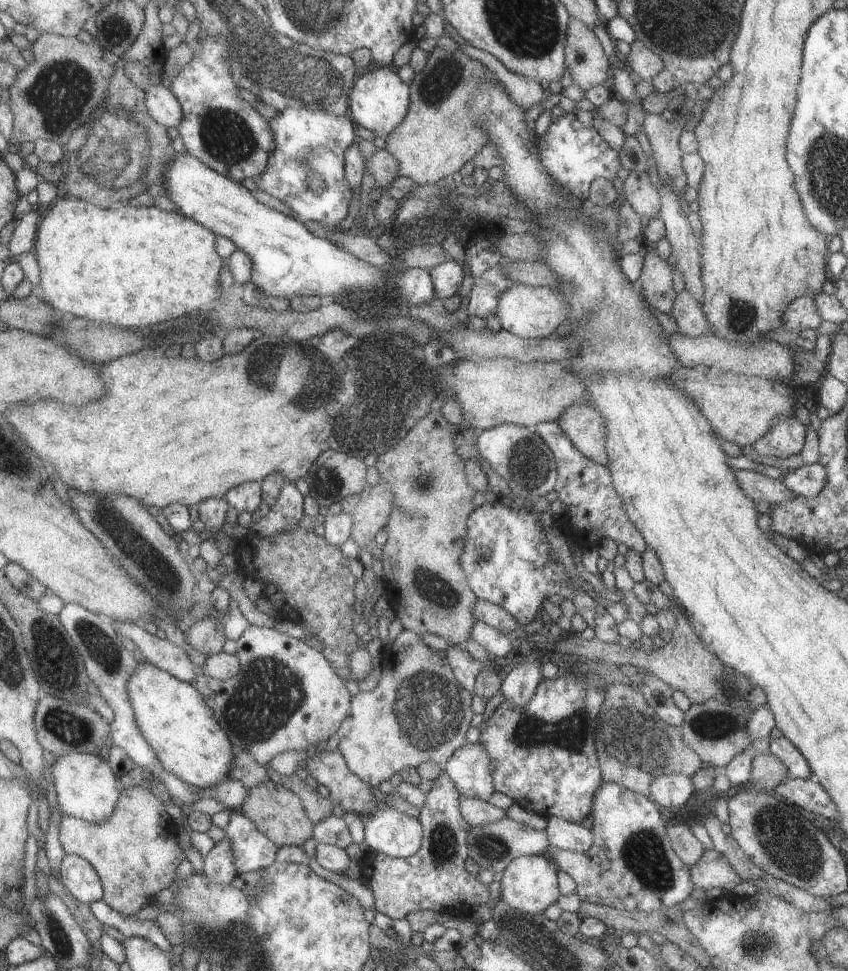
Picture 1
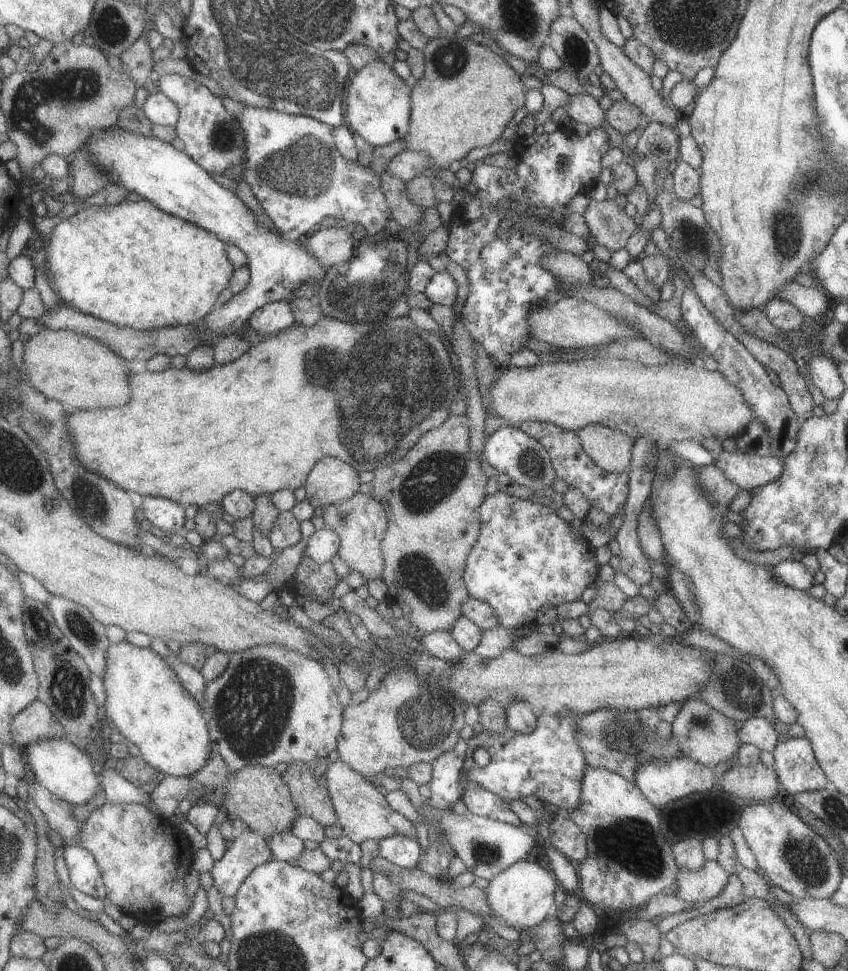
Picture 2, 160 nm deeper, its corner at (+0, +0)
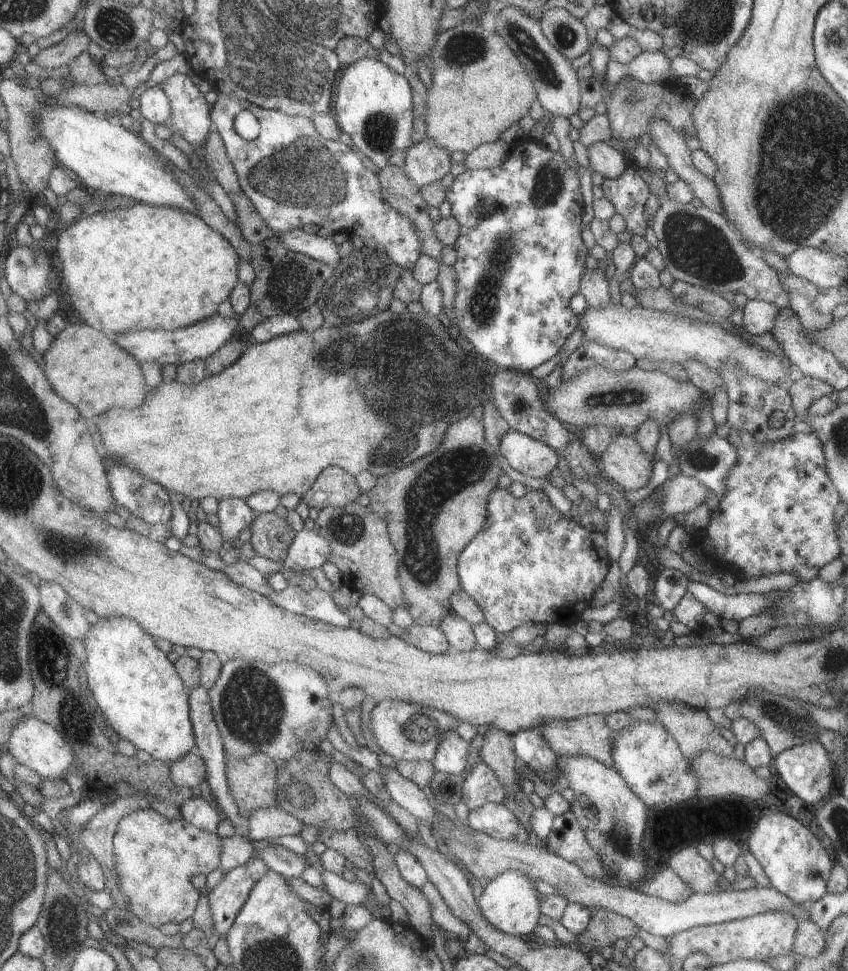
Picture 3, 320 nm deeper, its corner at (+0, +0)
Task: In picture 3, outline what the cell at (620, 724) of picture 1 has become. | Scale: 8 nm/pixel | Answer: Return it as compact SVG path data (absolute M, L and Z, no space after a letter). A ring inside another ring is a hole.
M587 715L572 719L555 719L552 722L541 721L535 728L557 757L587 755L598 760L602 765L612 768L613 759L610 750L615 731L605 724L604 716Z

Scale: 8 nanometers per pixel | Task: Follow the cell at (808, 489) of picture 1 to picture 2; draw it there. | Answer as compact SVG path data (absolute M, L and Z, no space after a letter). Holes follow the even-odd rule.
M722 450L712 465L739 491L750 491L755 486L763 486L779 478L782 471L781 459L750 455L739 450L733 453Z

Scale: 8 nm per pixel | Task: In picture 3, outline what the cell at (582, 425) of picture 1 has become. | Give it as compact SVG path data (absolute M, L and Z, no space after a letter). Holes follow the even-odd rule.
M631 435L612 439L597 462L601 474L623 491L645 488L651 478L652 458Z

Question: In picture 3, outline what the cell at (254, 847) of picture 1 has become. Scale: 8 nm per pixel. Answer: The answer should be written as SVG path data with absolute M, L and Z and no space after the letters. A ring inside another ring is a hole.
M255 858L226 871L224 879L206 894L212 920L212 930L208 935L215 932L218 937L225 938L250 890L268 870L261 859Z

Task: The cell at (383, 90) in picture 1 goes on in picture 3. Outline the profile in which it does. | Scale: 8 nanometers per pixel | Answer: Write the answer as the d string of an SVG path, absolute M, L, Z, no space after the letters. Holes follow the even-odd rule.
M360 58L357 62L352 62L343 68L341 72L341 77L339 82L337 82L337 88L335 88L335 104L333 104L333 110L335 110L335 122L341 131L345 132L347 136L351 139L352 144L355 145L355 148L358 148L359 156L362 157L365 162L367 162L371 167L377 167L382 169L385 165L388 164L389 156L397 150L407 150L412 144L412 124L413 124L413 106L411 105L411 90L409 89L409 84L403 74L395 73L392 69L387 67L384 63L381 63L376 58Z

